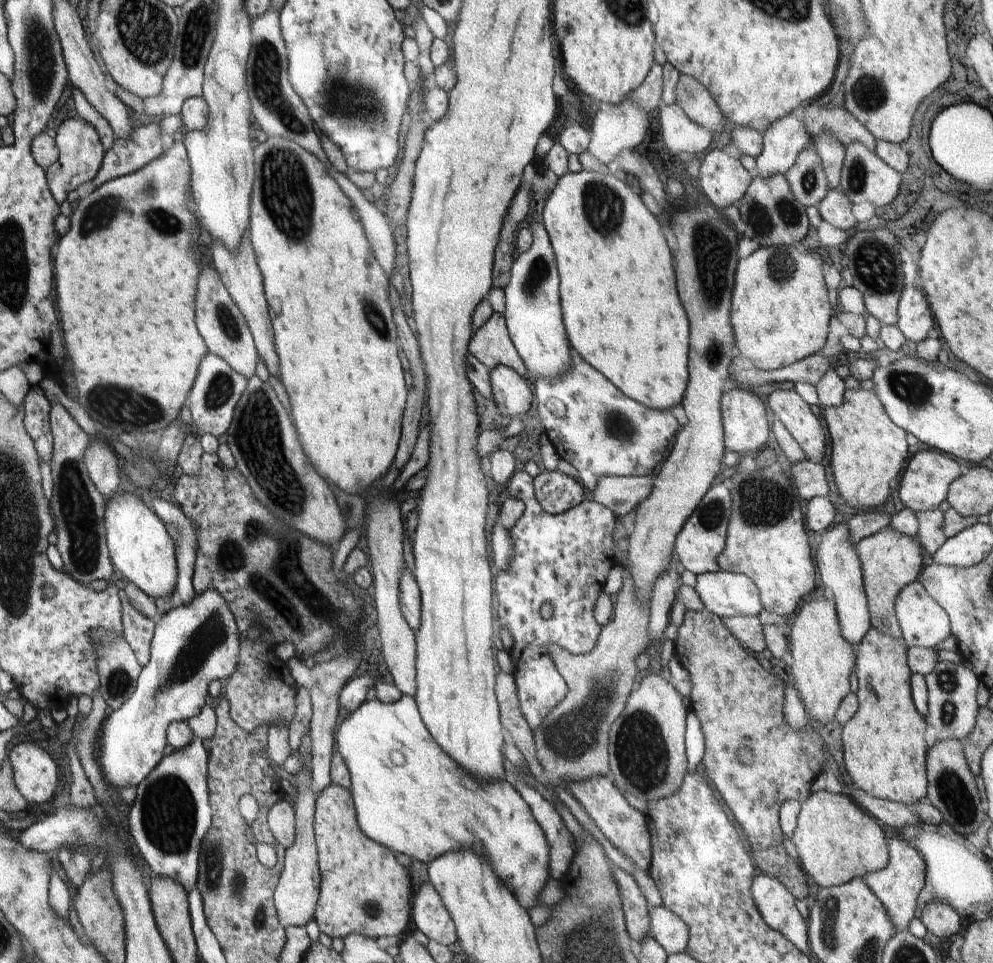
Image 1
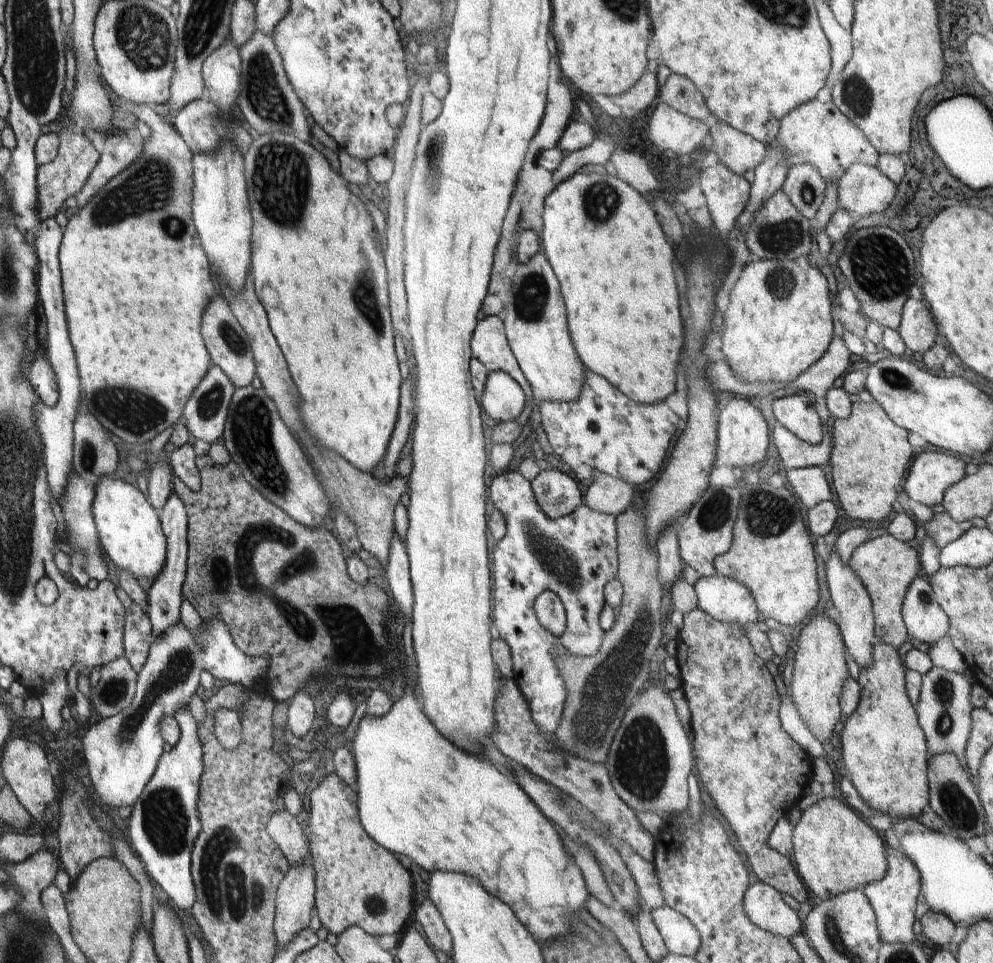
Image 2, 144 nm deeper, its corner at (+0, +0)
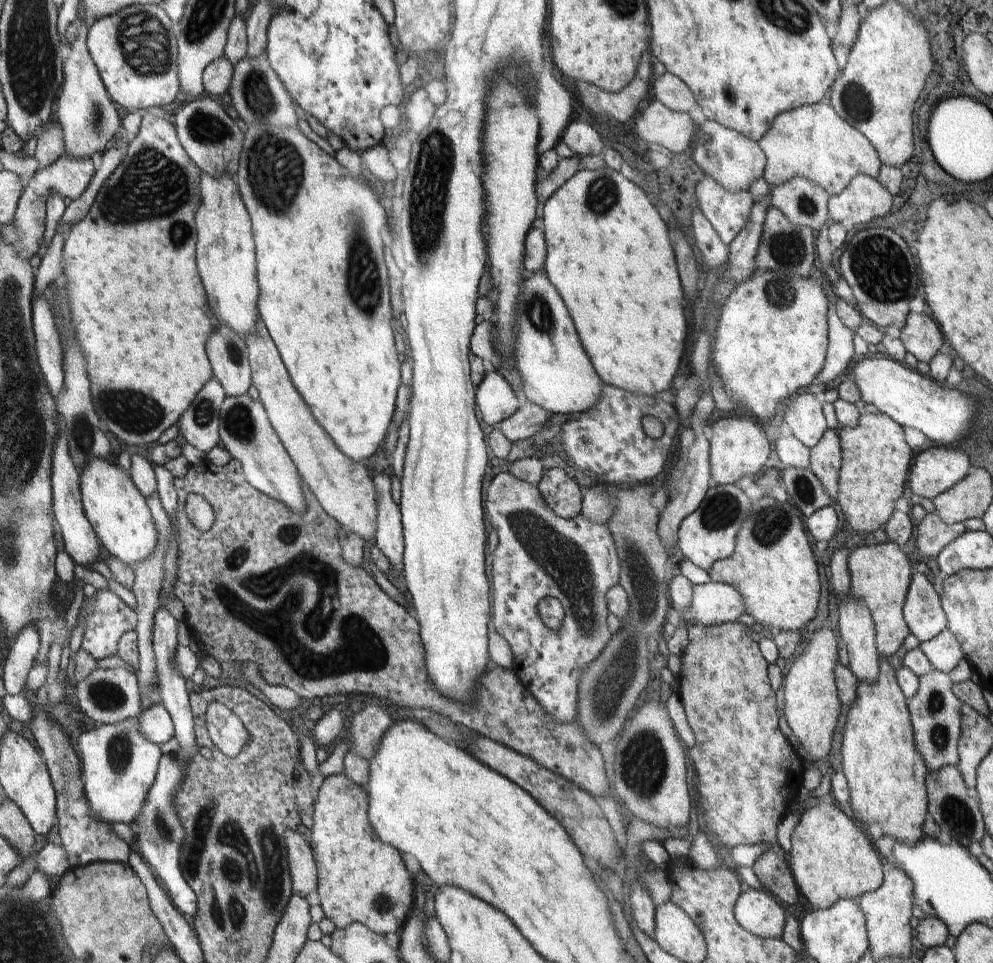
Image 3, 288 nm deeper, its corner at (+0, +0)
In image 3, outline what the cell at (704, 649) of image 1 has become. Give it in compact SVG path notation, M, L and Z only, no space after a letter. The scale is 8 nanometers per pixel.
M739 622L721 624L721 626L715 626L715 628L707 628L707 626L703 626L703 624L687 624L687 638L689 638L689 642L687 642L687 648L685 648L683 654L681 654L681 668L679 668L679 674L677 674L677 682L679 682L677 692L679 692L679 700L681 700L681 704L683 704L683 710L685 710L689 728L691 728L691 732L693 732L693 736L695 736L695 746L689 750L689 760L691 760L695 772L697 772L697 780L699 780L697 794L703 798L701 804L707 804L707 808L703 806L703 820L705 820L709 832L711 832L713 838L715 838L713 842L715 842L715 844L719 846L719 850L723 850L723 852L727 852L727 850L731 850L731 848L735 848L735 846L757 846L757 844L761 844L765 850L763 850L763 854L753 862L751 870L753 870L753 874L757 876L759 884L761 884L767 892L771 892L771 896L775 896L777 900L781 900L781 902L785 902L785 904L791 906L791 904L797 902L799 890L797 890L795 880L793 880L793 874L791 874L791 870L789 870L789 862L785 860L787 854L783 852L783 848L781 848L779 842L777 842L777 826L779 826L779 822L783 820L783 816L789 812L789 806L795 802L797 792L799 792L799 788L803 786L803 760L797 756L797 752L791 748L791 744L787 742L787 738L783 738L781 732L779 732L779 728L777 728L775 692L769 688L769 680L767 680L767 666L769 666L769 664L767 664L765 658L761 656L759 644L753 642L753 640L747 636L747 632L749 632L749 630L747 630L745 626L741 626Z

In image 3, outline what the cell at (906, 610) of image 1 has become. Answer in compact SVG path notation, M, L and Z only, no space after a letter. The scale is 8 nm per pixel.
M923 568L911 574L903 604L903 620L919 644L935 638L947 628L947 616L941 608L941 598L933 592L933 584L929 584L925 578Z

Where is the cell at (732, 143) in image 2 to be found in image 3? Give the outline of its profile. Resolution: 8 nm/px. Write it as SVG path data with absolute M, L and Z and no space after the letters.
M703 122L701 126L695 124L693 132L693 162L703 170L705 176L713 178L721 184L727 192L747 192L751 182L763 176L767 158L757 142L745 138L743 134L721 126L719 122Z

